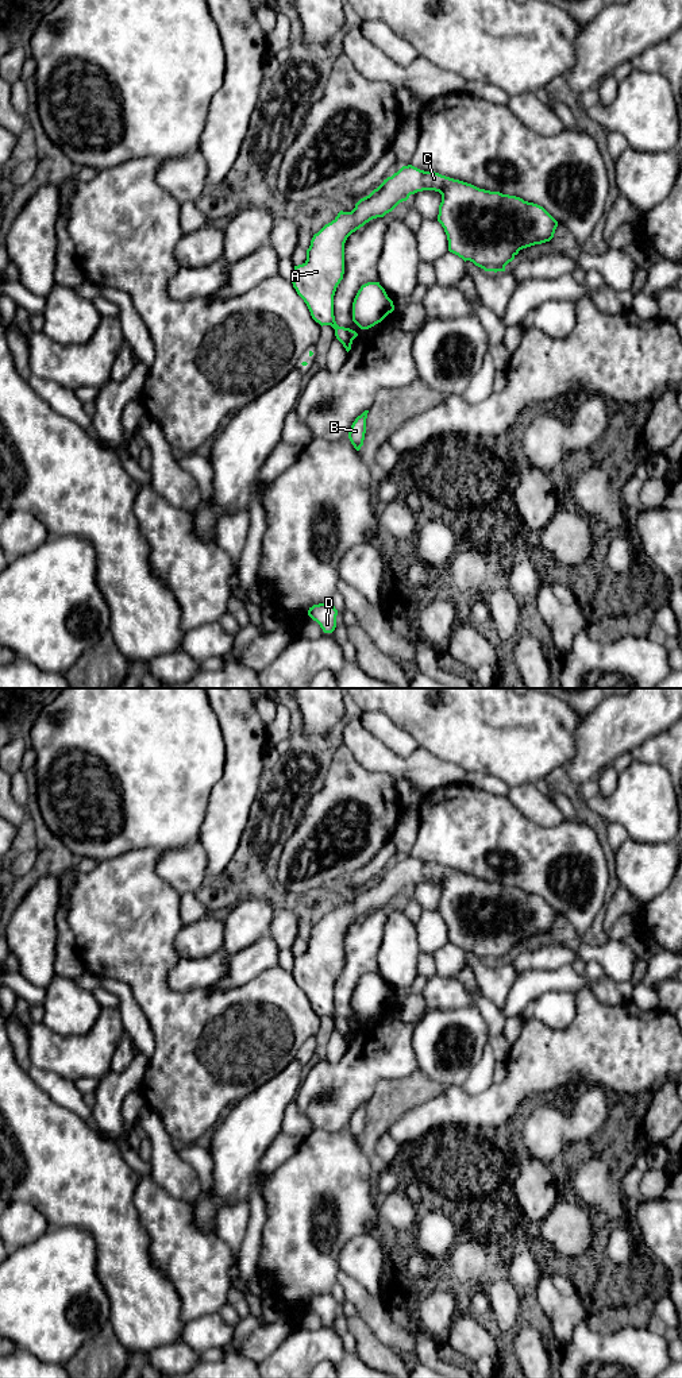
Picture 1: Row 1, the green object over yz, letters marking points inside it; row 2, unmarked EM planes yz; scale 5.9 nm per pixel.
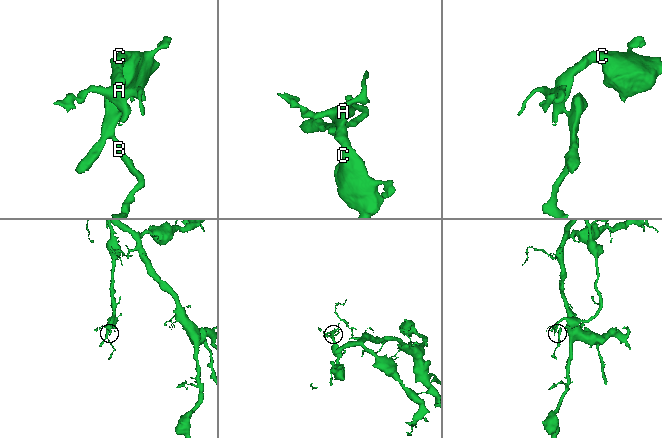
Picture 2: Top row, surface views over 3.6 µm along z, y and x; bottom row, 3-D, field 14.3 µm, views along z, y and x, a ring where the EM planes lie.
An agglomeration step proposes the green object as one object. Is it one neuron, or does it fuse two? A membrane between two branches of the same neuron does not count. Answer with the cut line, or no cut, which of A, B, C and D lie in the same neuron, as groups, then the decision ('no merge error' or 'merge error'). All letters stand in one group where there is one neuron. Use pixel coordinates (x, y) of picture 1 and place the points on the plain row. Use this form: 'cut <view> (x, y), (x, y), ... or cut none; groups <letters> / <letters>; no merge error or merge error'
cut none; groups A B C D; no merge error

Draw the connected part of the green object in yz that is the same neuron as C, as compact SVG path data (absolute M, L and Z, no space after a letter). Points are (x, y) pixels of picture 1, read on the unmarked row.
M412 856L402 857L361 889L351 903L340 902L315 925L307 952L294 957L292 974L297 985L316 1014L335 1020L347 1043L358 1024L339 1018L334 1007L334 987L344 965L344 934L366 914L384 908L411 885L423 881L442 885L438 912L447 926L448 942L485 962L505 962L520 941L550 933L558 918L558 912L537 895Z

